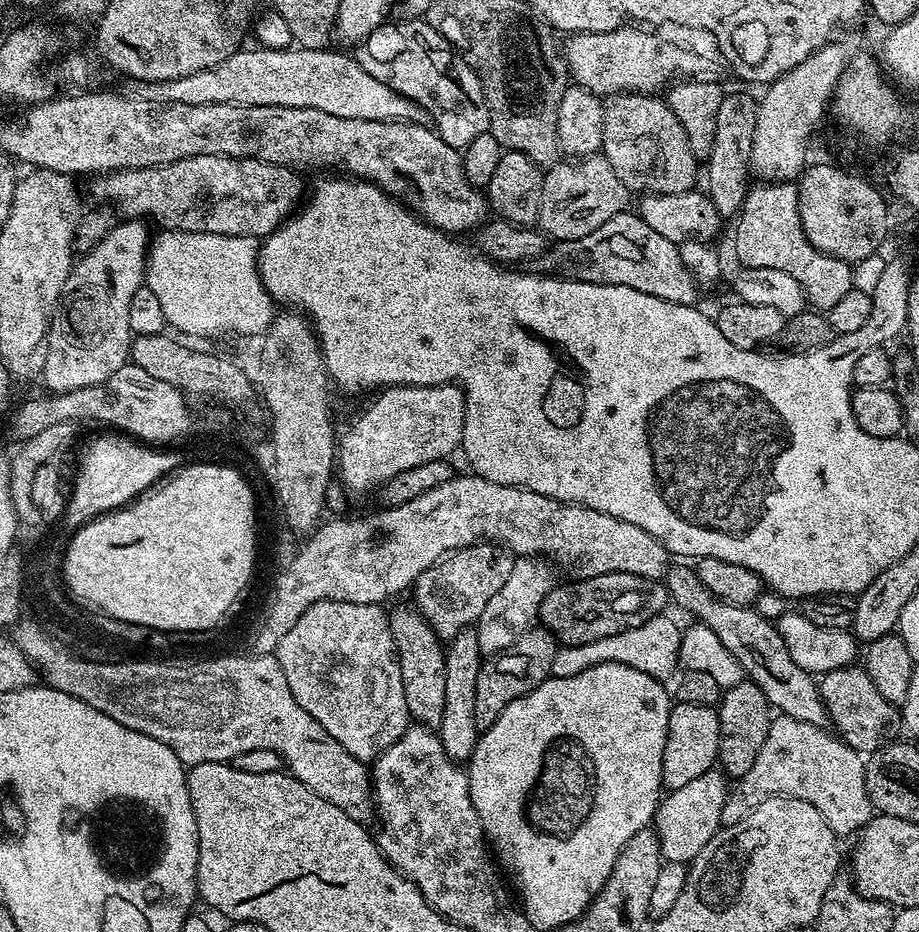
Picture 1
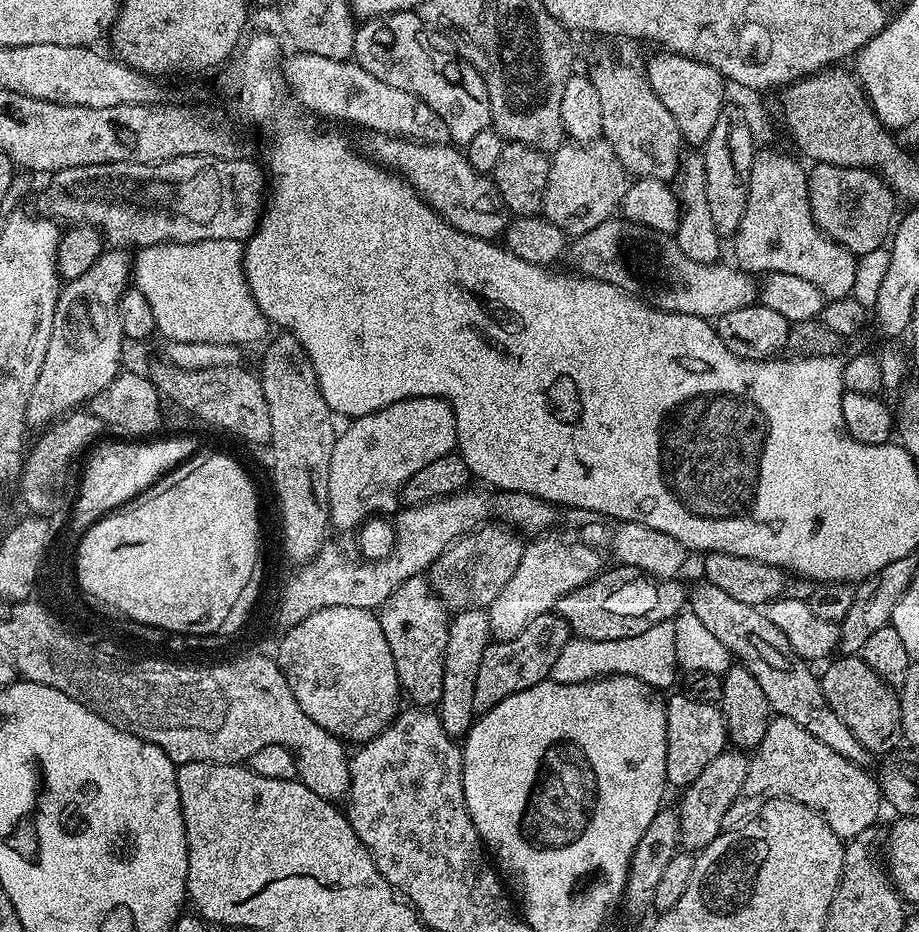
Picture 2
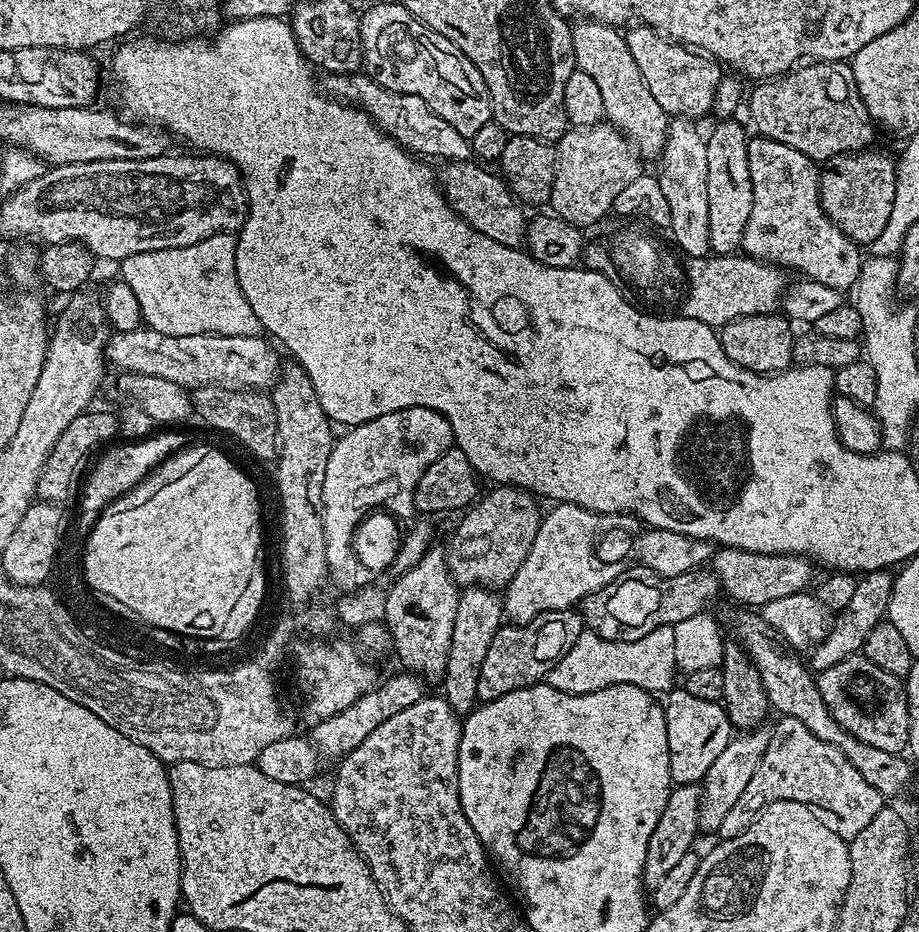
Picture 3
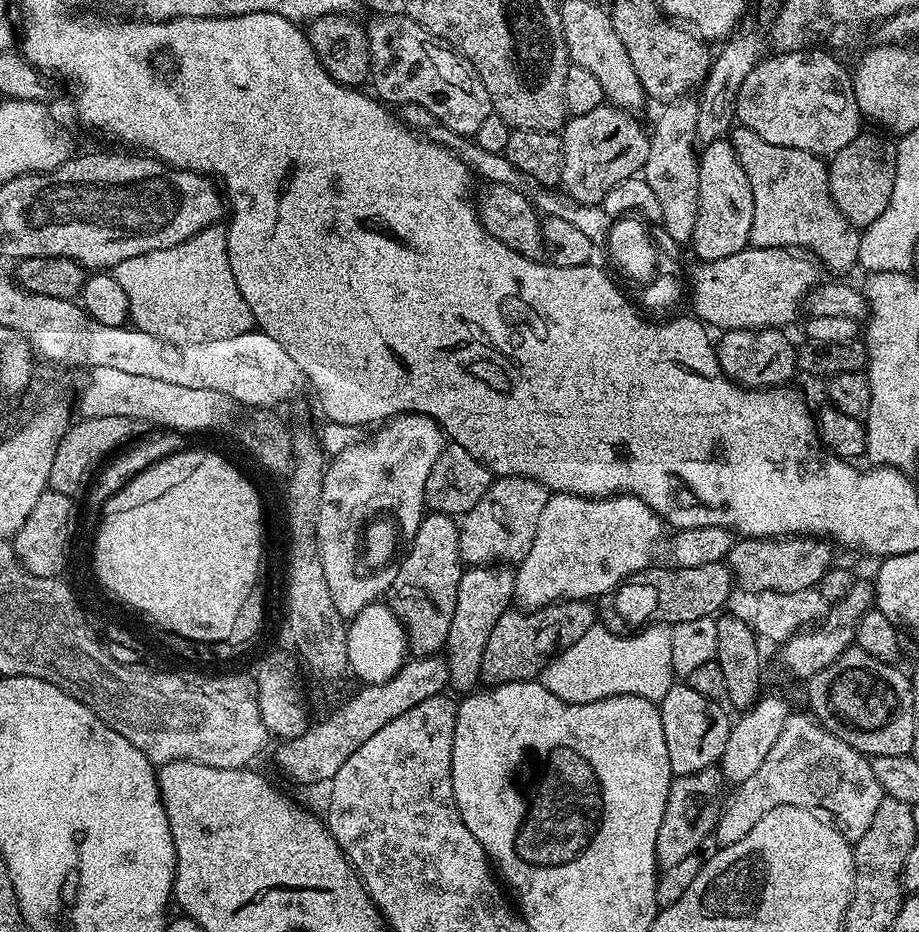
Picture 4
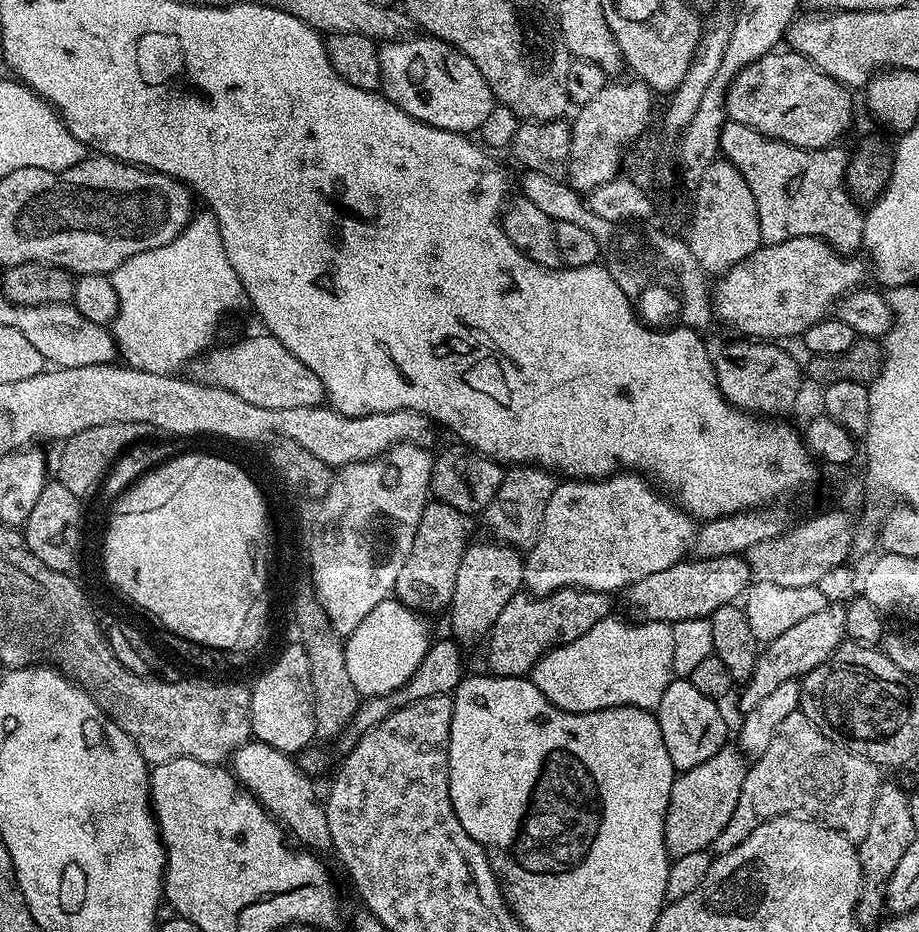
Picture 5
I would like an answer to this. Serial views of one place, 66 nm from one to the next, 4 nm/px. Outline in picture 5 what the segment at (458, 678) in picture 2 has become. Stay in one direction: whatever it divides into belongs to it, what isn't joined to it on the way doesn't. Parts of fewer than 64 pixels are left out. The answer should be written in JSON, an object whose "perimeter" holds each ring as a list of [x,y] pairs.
{"perimeter":[[[495,539],[469,543],[458,565],[458,578],[454,578],[454,594],[450,605],[452,612],[452,632],[461,645],[476,644],[492,631],[498,614],[502,614],[506,602],[516,592],[524,588],[525,557],[510,544]]]}

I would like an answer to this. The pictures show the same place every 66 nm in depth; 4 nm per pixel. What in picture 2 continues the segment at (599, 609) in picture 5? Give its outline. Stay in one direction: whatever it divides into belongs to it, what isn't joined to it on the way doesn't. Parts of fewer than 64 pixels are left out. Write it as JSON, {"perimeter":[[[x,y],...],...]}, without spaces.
{"perimeter":[[[551,611],[534,618],[534,622],[518,634],[518,638],[489,644],[482,658],[482,666],[478,666],[478,678],[474,685],[474,710],[477,714],[490,711],[502,702],[502,698],[510,698],[510,694],[518,694],[549,679],[558,654],[562,654],[562,646],[566,646],[569,639],[568,624],[555,611]]]}

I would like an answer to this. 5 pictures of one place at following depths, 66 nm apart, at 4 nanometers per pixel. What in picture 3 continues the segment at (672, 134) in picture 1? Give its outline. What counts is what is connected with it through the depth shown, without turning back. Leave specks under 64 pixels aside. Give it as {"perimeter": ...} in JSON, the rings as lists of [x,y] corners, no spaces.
{"perimeter":[[[584,18],[576,23],[571,25],[576,66],[579,71],[594,78],[598,91],[602,93],[604,120],[623,132],[629,145],[641,157],[659,157],[664,150],[670,117],[666,110],[662,110],[662,106],[658,106],[654,94],[650,94],[646,78],[642,78],[642,70],[638,70],[638,65],[630,55],[625,33],[619,27],[597,20]]]}

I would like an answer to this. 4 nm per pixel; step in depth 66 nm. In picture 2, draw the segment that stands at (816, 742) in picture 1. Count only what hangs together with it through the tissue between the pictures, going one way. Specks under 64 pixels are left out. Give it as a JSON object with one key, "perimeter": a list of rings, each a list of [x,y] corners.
{"perimeter":[[[776,716],[768,724],[766,738],[751,753],[748,761],[748,773],[746,782],[742,782],[742,790],[734,802],[730,802],[730,810],[722,817],[724,831],[733,832],[741,828],[747,820],[751,820],[757,812],[766,806],[766,802],[771,800],[793,800],[810,810],[814,810],[834,830],[834,834],[839,836],[841,841],[847,842],[853,836],[862,834],[862,830],[873,827],[880,816],[880,804],[882,808],[882,793],[879,783],[872,780],[871,771],[858,767],[854,762],[842,758],[842,754],[834,754],[830,746],[825,746],[814,738],[814,734],[806,734],[798,722],[790,722],[790,718]]]}

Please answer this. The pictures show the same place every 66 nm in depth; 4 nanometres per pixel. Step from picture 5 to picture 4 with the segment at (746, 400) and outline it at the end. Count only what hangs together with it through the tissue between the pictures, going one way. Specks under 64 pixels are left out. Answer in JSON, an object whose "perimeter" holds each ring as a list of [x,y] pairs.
{"perimeter":[[[730,328],[719,333],[715,341],[716,357],[720,368],[737,385],[763,390],[779,388],[789,383],[792,375],[797,375],[797,349],[792,348],[785,333],[778,328]]]}

